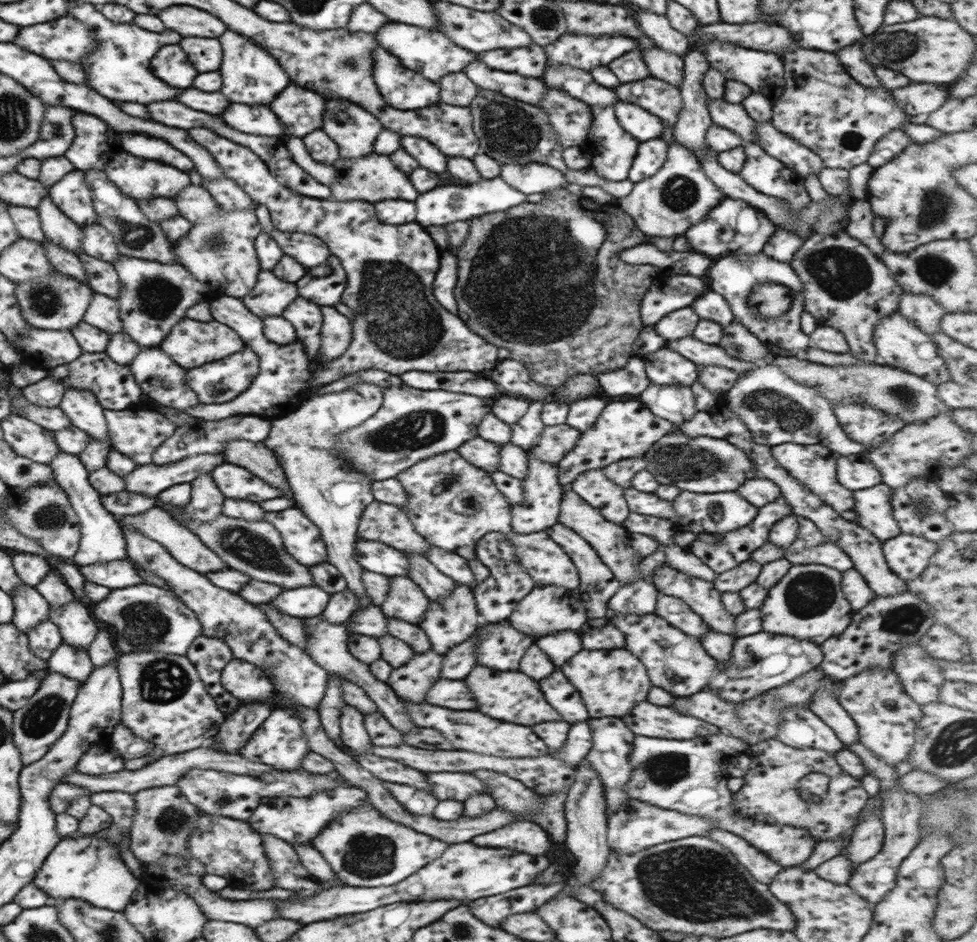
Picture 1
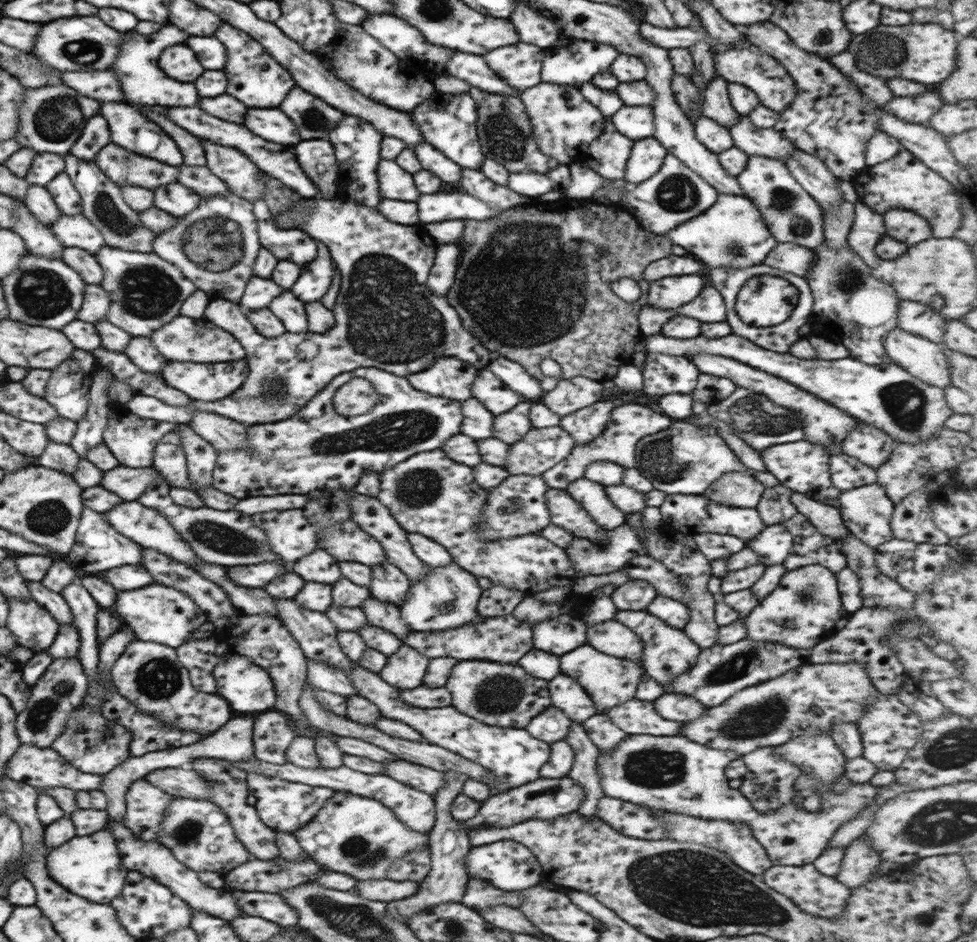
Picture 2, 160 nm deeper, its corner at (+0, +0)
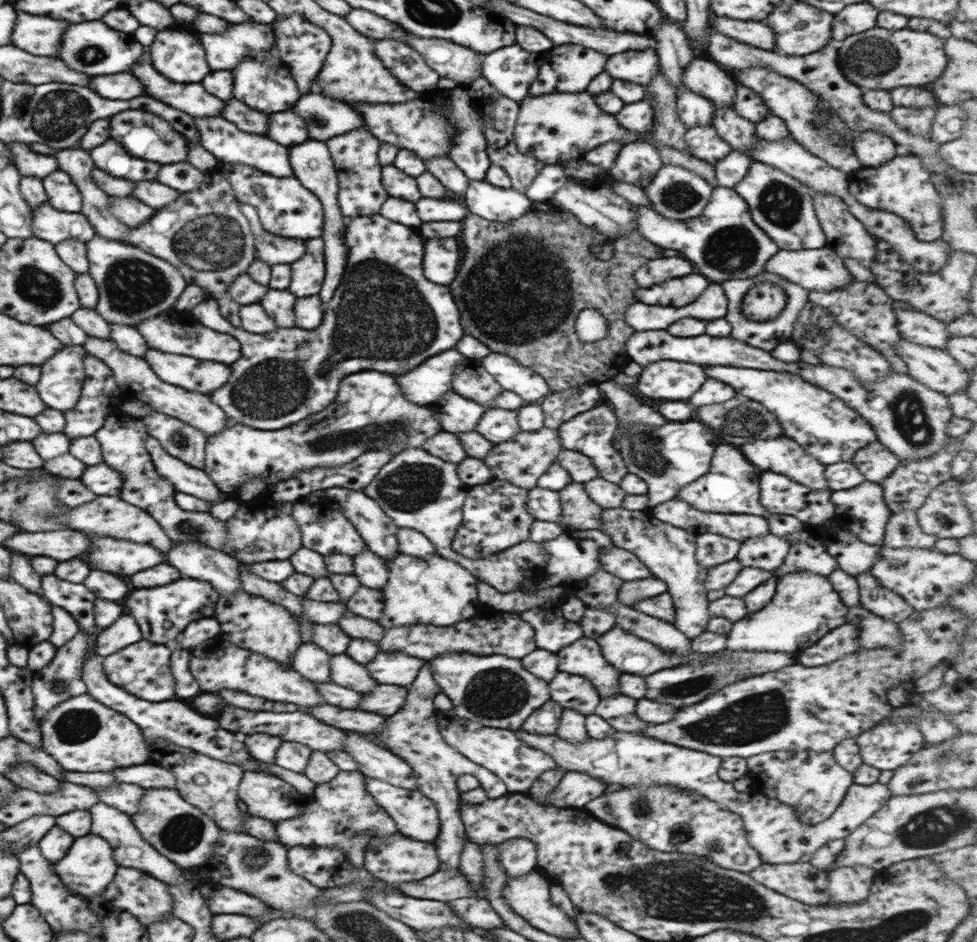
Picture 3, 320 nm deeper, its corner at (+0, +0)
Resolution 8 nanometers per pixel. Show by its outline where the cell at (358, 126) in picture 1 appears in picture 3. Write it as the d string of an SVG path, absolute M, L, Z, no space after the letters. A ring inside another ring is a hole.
M367 129L352 130L344 135L326 140L330 155L337 171L339 189L337 201L344 218L378 214L384 201L389 197L381 183L382 166L378 159L381 146Z

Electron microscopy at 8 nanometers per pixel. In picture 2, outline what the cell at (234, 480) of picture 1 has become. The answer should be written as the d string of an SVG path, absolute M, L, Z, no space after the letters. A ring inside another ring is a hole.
M357 368L352 372L336 376L328 384L294 416L276 423L249 425L247 449L218 452L211 486L236 499L281 494L308 494L322 488L351 490L364 471L380 474L409 456L440 449L441 444L444 444L448 438L460 433L460 425L463 421L460 400L430 396L425 392L420 392L412 388L405 377L392 375L379 368ZM356 378L364 378L368 383L372 383L373 391L379 396L379 401L364 414L345 417L335 411L333 398L342 385Z

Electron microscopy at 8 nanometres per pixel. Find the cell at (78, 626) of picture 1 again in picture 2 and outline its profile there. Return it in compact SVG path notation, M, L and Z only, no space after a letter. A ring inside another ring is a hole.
M26 581L26 587L32 595L32 599L38 602L58 622L59 626L73 626L74 617L66 600L56 592L42 586L42 582Z

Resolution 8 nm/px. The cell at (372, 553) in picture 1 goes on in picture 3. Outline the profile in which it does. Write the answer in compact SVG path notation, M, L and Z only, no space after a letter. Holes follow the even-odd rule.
M304 497L293 501L290 505L292 518L295 518L300 529L302 547L318 551L324 557L334 553L355 557L356 554L368 549L354 525L340 511L327 508L319 500L315 503L308 502Z

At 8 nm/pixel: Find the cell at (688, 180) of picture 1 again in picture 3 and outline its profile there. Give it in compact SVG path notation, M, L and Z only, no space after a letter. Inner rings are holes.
M663 165L655 178L645 186L644 192L658 214L670 220L688 220L702 214L704 207L711 199L714 185L682 167Z

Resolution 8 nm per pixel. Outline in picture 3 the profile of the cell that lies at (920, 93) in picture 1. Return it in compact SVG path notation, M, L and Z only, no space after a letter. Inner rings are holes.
M894 108L892 119L894 123L912 133L912 135L924 137L931 132L931 127L938 108Z

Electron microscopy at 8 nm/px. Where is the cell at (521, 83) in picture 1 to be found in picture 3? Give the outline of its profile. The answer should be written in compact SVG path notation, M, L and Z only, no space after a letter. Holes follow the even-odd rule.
M407 32L406 36L407 44L421 54L426 64L442 78L449 78L463 86L481 77L483 56L475 50L444 39L425 39L411 32Z

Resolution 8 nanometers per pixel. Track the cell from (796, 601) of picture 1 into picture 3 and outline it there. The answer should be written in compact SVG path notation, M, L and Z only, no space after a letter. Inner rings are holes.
M808 571L792 572L788 575L779 577L776 592L772 601L766 607L748 614L742 620L733 624L726 642L728 651L750 651L750 652L784 652L799 653L806 648L810 648L827 635L833 628L847 623L849 608L839 598L838 593L834 591L832 584L827 577L820 576Z

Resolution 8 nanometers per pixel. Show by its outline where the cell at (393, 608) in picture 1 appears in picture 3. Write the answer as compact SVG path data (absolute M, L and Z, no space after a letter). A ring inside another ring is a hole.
M370 549L363 550L352 557L354 575L366 588L383 592L388 584L388 570L386 561L381 556L374 554Z

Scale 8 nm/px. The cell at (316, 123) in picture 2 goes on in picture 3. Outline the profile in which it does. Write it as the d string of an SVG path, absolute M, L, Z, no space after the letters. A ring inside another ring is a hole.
M320 93L300 96L294 112L300 114L300 118L304 120L310 139L319 142L326 142L352 130L366 129L360 112L356 112L346 103L330 100Z

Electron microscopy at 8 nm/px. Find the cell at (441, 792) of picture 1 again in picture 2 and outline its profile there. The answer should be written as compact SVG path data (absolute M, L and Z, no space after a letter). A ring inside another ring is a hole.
M402 759L386 761L383 765L390 778L432 796L445 783L442 772Z

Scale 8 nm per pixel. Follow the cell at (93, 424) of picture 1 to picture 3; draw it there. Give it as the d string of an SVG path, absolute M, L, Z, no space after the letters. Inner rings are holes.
M64 345L58 353L41 364L42 374L35 385L46 406L66 412L74 408L85 380L83 346Z

